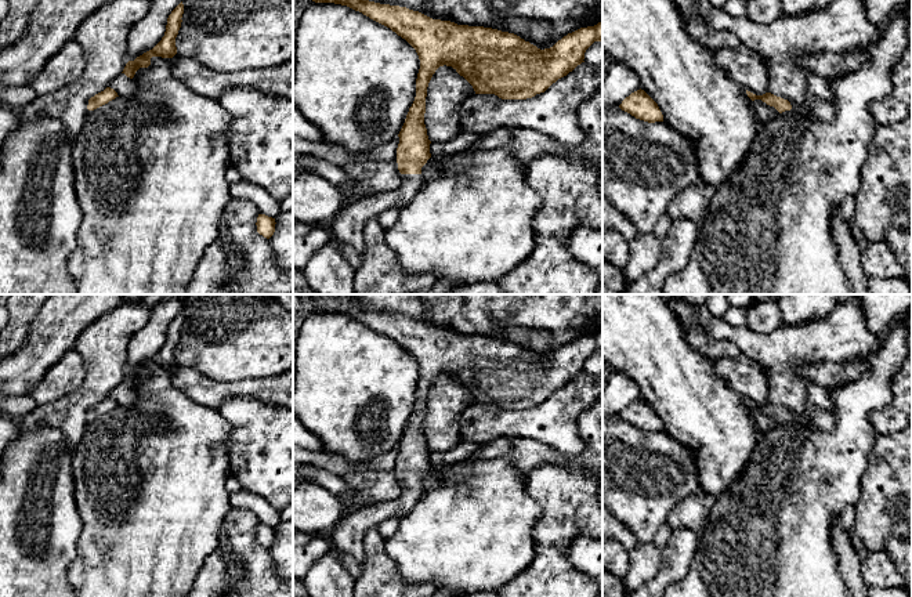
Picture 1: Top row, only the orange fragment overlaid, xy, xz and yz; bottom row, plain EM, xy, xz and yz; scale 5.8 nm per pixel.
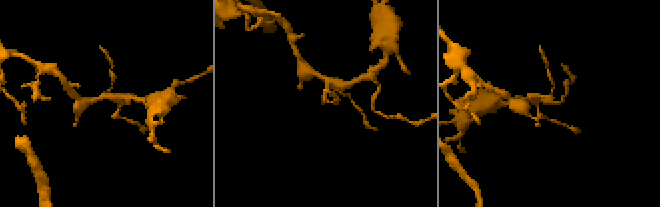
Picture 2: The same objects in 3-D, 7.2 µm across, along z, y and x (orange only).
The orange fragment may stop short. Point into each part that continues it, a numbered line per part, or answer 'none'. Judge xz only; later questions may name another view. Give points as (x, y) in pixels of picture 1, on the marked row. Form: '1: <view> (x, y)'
1: xz (347, 225)

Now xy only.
none

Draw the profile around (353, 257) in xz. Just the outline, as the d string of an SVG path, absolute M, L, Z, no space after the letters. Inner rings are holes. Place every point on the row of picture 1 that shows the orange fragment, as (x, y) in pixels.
M339 240L339 246L343 252L343 254L345 256L347 261L355 268L358 269L362 264L362 256L358 254L350 245L343 243Z

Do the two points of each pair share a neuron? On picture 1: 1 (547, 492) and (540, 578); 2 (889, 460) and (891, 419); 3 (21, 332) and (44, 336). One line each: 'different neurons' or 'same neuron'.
1: same neuron
2: different neurons
3: different neurons

